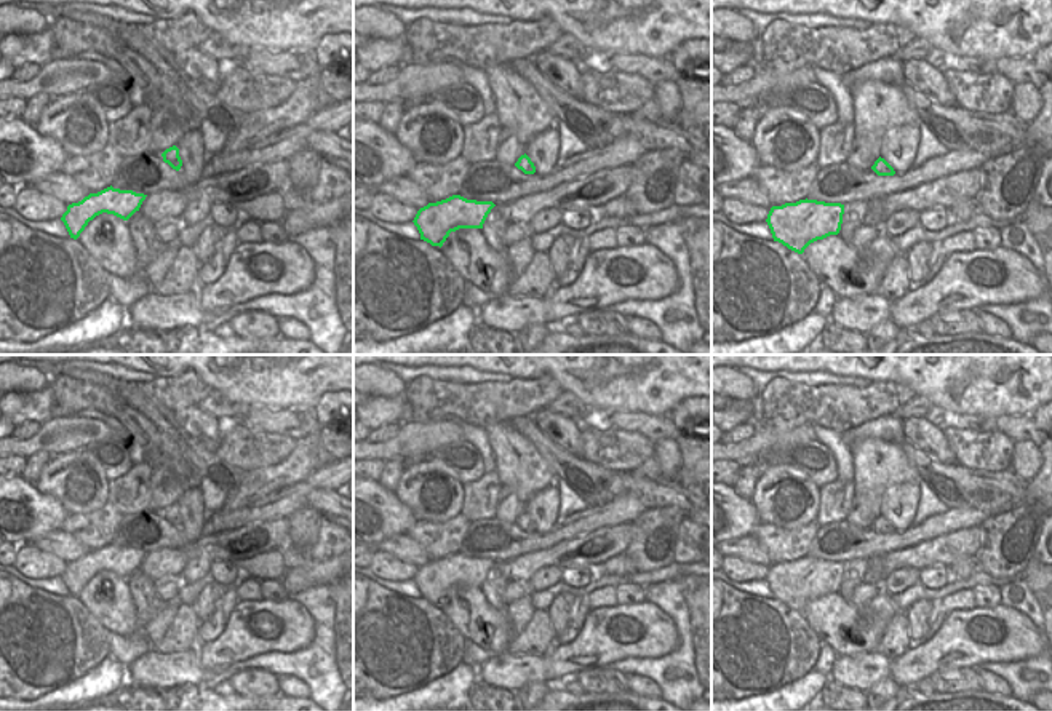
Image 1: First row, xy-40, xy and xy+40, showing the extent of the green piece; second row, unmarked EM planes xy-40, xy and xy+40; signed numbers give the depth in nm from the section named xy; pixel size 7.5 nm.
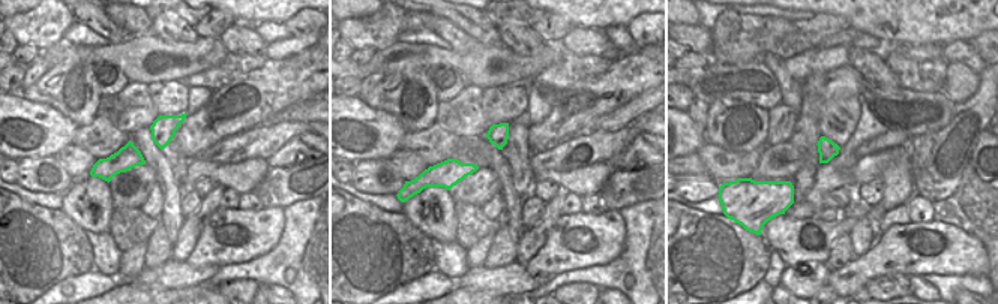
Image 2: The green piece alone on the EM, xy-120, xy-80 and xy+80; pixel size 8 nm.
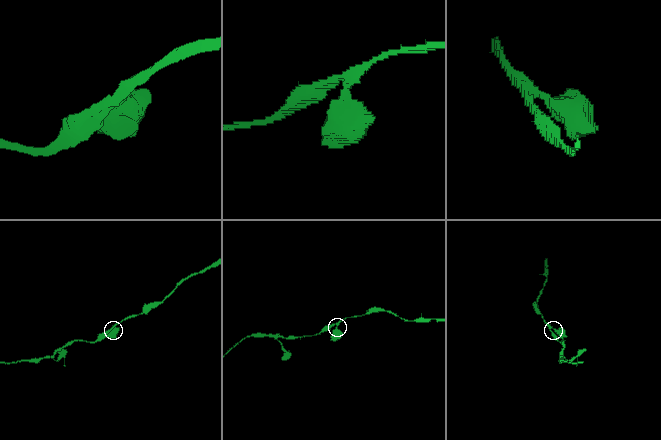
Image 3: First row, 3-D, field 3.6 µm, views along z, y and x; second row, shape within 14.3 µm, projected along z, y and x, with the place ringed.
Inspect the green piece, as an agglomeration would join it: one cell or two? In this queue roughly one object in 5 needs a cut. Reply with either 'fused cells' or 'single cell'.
single cell

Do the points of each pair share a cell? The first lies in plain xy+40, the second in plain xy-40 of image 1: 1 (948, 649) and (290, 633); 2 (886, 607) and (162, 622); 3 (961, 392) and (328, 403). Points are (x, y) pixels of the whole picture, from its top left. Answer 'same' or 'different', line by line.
1: same
2: same
3: different

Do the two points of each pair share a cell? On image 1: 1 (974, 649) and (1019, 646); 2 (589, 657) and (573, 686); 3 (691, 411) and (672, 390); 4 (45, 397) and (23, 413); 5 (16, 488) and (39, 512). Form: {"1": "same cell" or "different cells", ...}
{"1": "same cell", "2": "different cells", "3": "different cells", "4": "same cell", "5": "same cell"}

